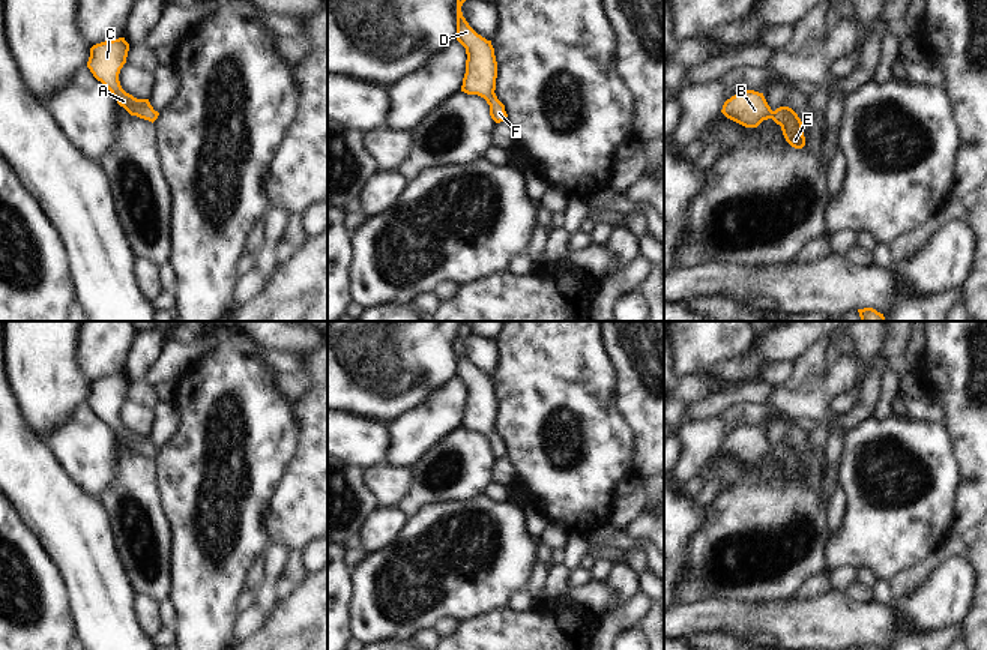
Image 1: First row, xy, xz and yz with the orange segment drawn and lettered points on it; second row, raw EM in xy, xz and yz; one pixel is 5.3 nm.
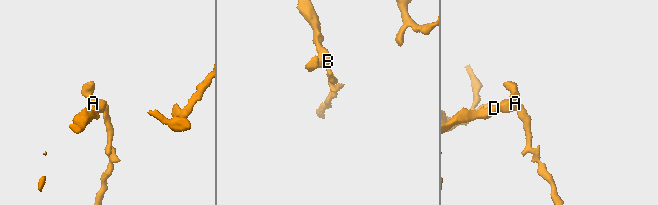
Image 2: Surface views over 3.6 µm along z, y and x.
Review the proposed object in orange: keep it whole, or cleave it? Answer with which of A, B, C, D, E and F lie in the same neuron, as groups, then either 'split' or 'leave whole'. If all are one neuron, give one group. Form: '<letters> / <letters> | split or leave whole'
A B C D E F | leave whole

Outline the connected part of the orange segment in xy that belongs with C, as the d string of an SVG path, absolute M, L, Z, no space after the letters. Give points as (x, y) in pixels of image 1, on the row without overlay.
M125 374L96 380L90 384L87 404L93 413L111 428L117 440L131 452L137 452L153 459L159 449L153 446L149 435L137 435L126 429L120 422L119 410L126 399L128 387L129 380Z

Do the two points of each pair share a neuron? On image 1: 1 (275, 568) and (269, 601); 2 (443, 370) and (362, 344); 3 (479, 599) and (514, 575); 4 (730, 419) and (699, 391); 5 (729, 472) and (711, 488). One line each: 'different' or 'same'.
1: same
2: same
3: same
4: different
5: different

